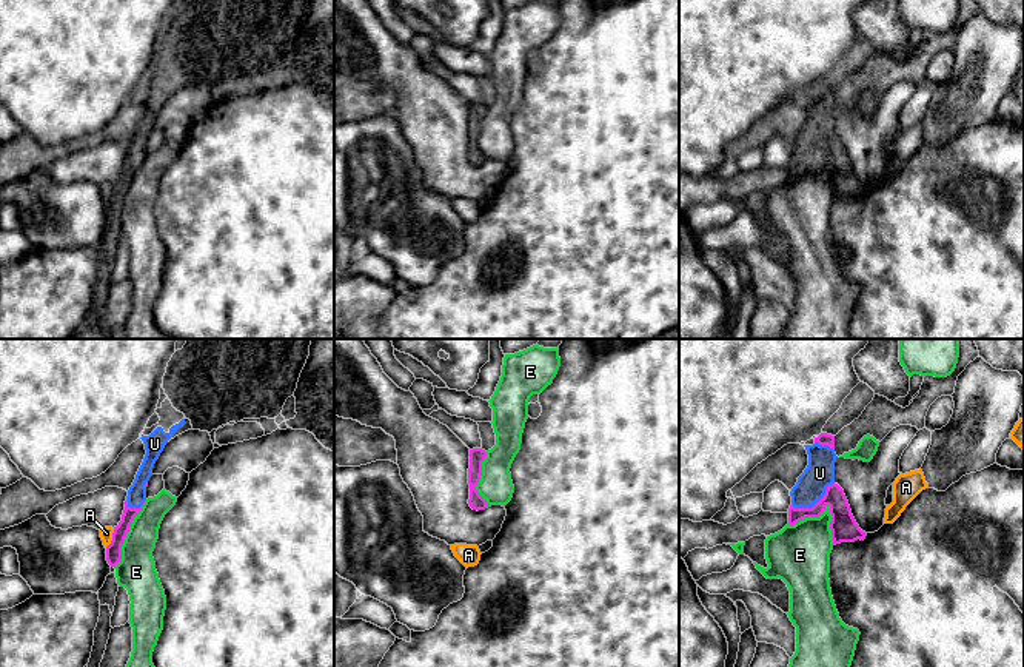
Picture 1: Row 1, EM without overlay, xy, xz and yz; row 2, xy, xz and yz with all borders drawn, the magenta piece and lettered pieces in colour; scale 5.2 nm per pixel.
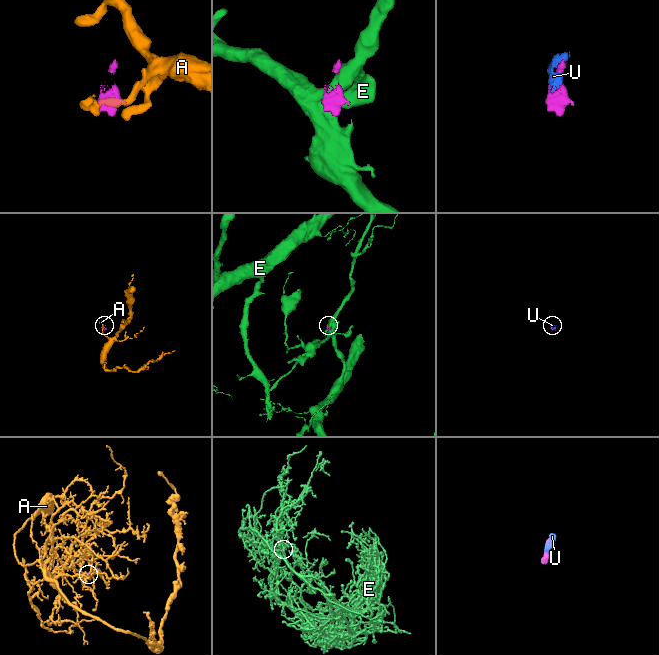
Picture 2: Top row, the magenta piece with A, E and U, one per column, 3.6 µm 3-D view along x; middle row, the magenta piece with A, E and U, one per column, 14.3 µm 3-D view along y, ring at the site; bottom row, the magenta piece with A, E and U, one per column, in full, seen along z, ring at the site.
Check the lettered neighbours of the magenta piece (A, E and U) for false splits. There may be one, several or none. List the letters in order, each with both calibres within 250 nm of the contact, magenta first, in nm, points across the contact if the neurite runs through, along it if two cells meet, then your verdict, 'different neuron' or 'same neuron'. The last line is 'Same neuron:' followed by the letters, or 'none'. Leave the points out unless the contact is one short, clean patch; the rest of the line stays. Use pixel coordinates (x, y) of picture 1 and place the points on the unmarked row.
A: 80 nm thick on the magenta side, 60 nm on the other; different neuron
E: 140 nm thick on the magenta side, 260 nm on the other; different neuron
U: 140 nm thick on the magenta side, 160 nm on the other; same neuron
Same neuron: U

